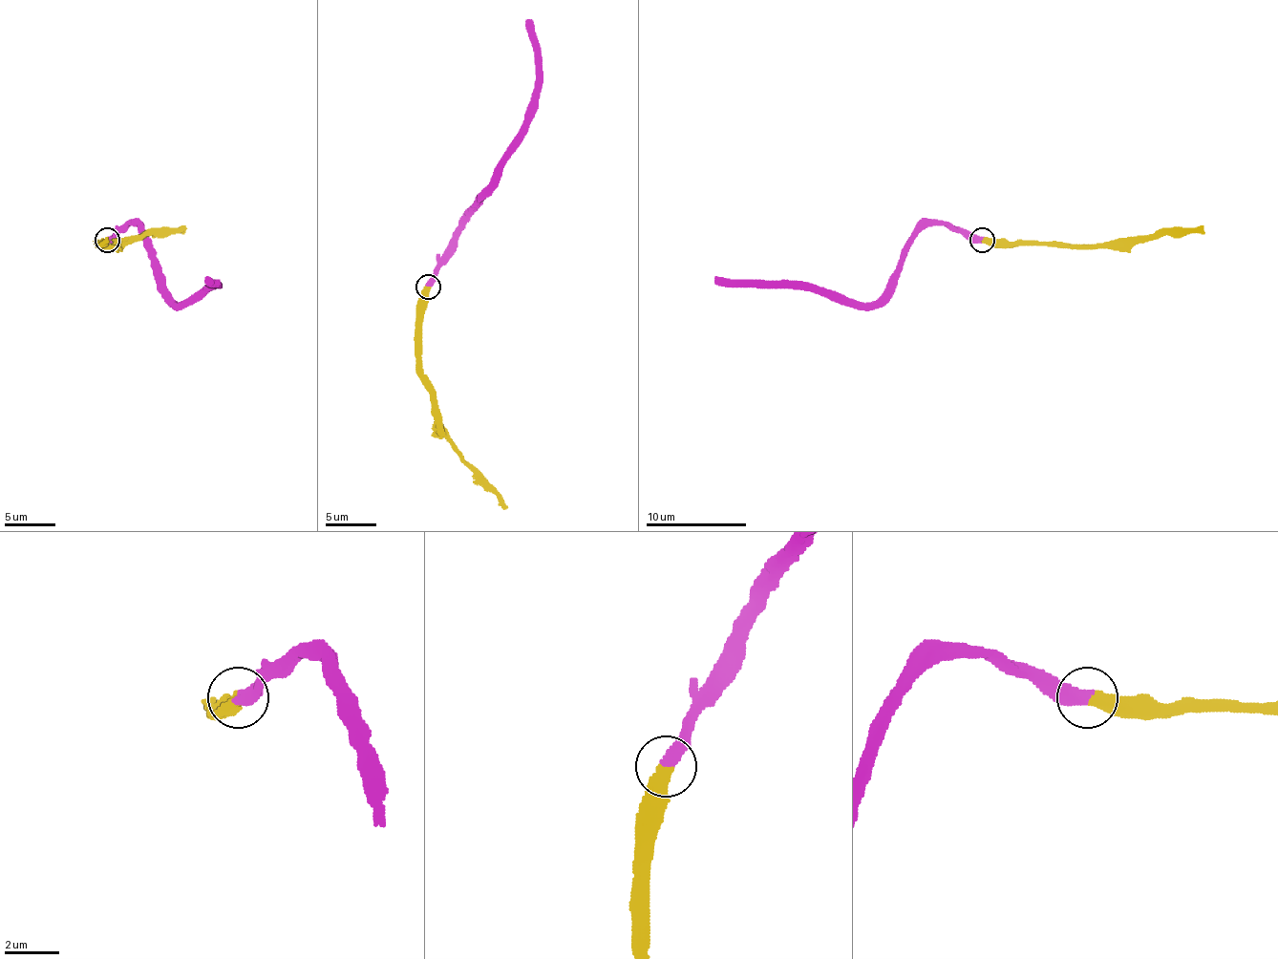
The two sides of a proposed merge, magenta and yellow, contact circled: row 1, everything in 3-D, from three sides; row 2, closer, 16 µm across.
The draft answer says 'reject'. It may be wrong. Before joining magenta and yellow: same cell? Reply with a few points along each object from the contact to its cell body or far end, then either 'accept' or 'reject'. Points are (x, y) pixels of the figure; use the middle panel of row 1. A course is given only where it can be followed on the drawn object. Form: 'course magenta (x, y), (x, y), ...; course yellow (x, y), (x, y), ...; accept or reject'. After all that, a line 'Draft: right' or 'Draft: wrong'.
course magenta (428, 287), (477, 198), (497, 178), (524, 122), (537, 79), (537, 36), (526, 19); course yellow (428, 288), (420, 324), (420, 382), (431, 394), (436, 430), (506, 508); accept
Draft: wrong

